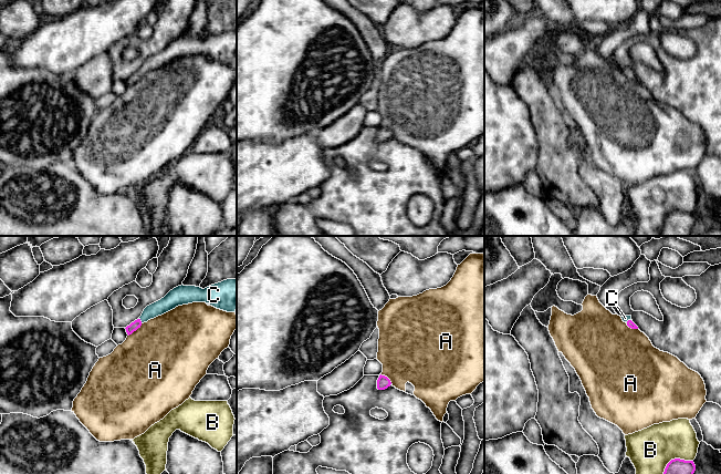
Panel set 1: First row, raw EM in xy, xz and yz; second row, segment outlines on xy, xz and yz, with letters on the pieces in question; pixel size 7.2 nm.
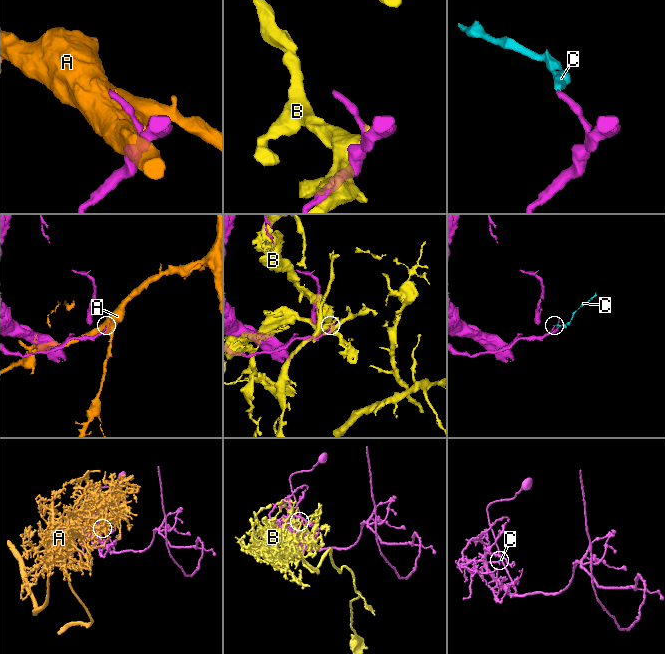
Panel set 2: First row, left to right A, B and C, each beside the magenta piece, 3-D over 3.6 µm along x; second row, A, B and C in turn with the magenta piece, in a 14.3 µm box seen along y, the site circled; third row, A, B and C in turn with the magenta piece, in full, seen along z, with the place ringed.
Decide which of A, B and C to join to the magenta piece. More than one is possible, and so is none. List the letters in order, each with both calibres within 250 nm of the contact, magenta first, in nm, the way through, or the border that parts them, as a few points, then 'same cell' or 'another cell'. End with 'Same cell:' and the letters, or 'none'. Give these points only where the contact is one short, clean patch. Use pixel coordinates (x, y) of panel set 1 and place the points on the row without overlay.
A: calibres 70 and 500 nm; another cell
B: calibres 220 and 320 nm; another cell
C: calibres 70 and 110 nm; way xy (134, 78), (139, 72), (150, 63), (168, 54); same cell
Same cell: C

